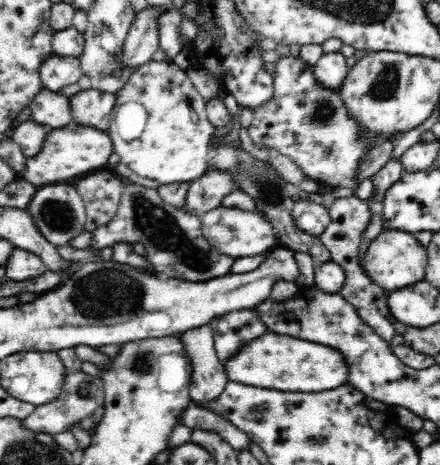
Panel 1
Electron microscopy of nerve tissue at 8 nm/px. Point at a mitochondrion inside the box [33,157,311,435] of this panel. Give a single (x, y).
(151, 223)

